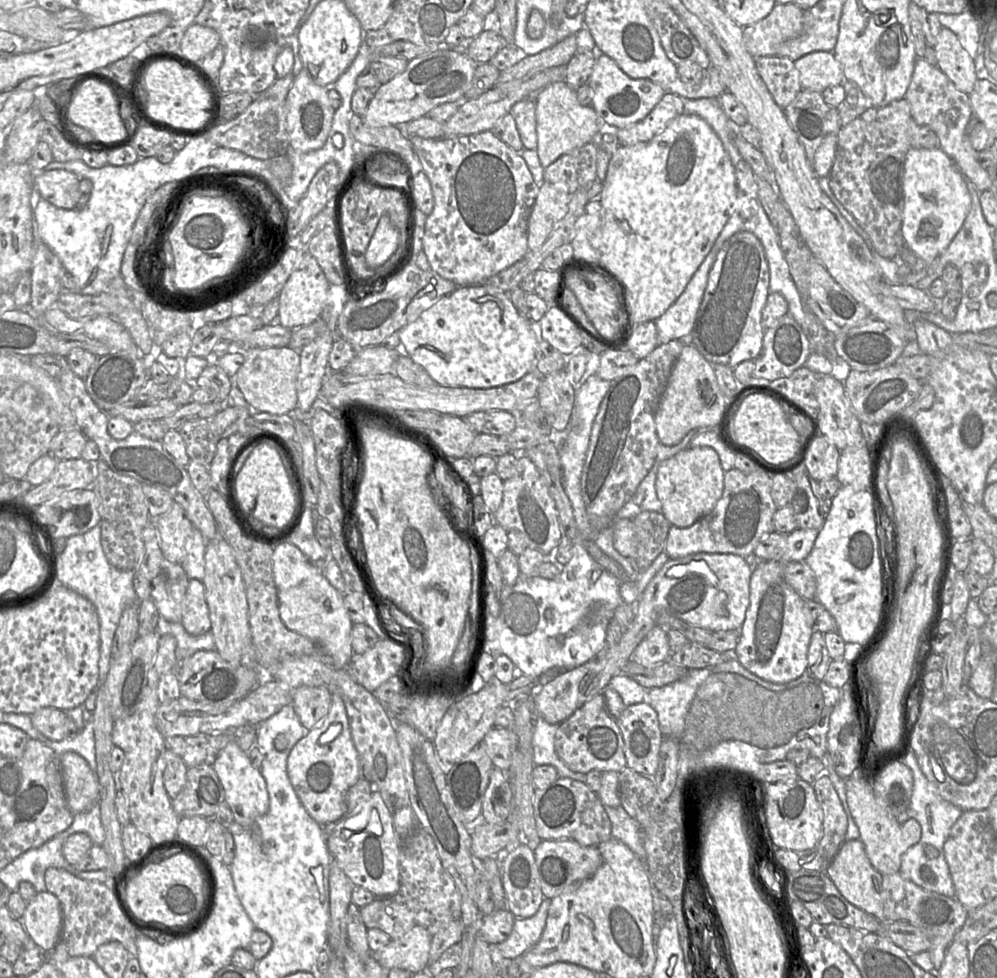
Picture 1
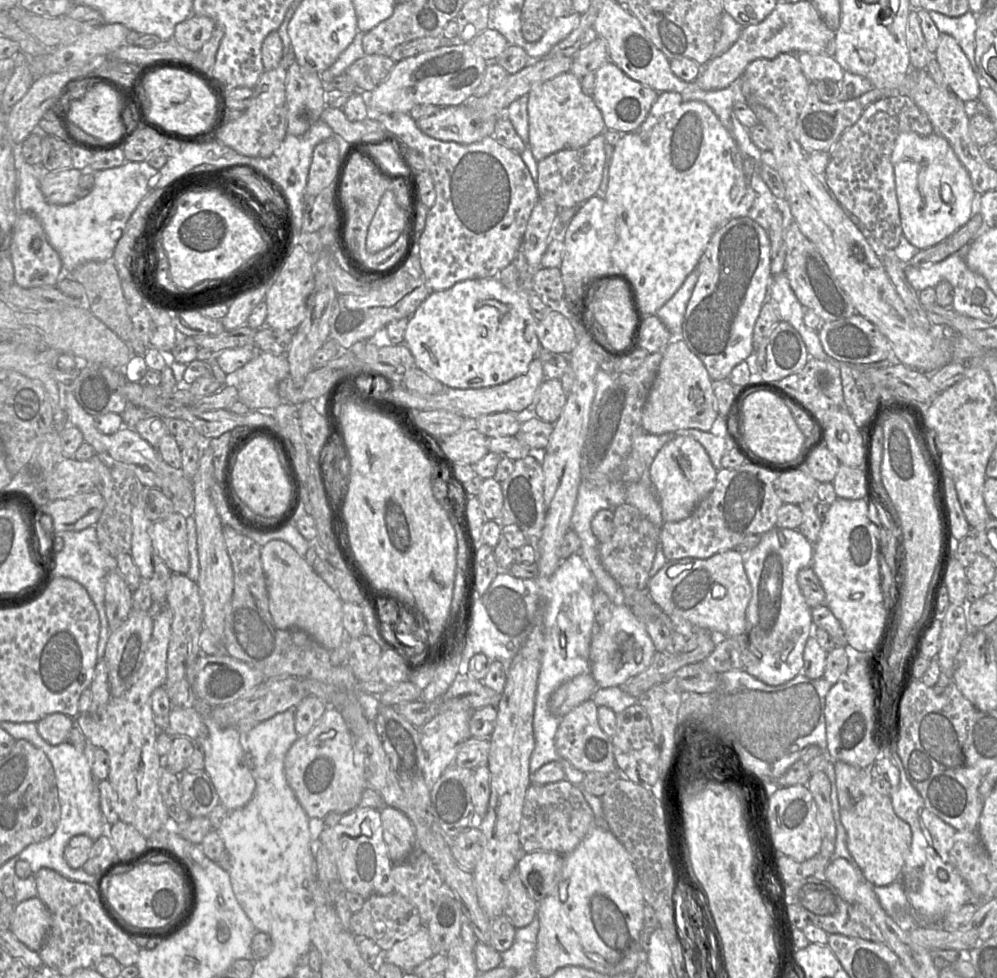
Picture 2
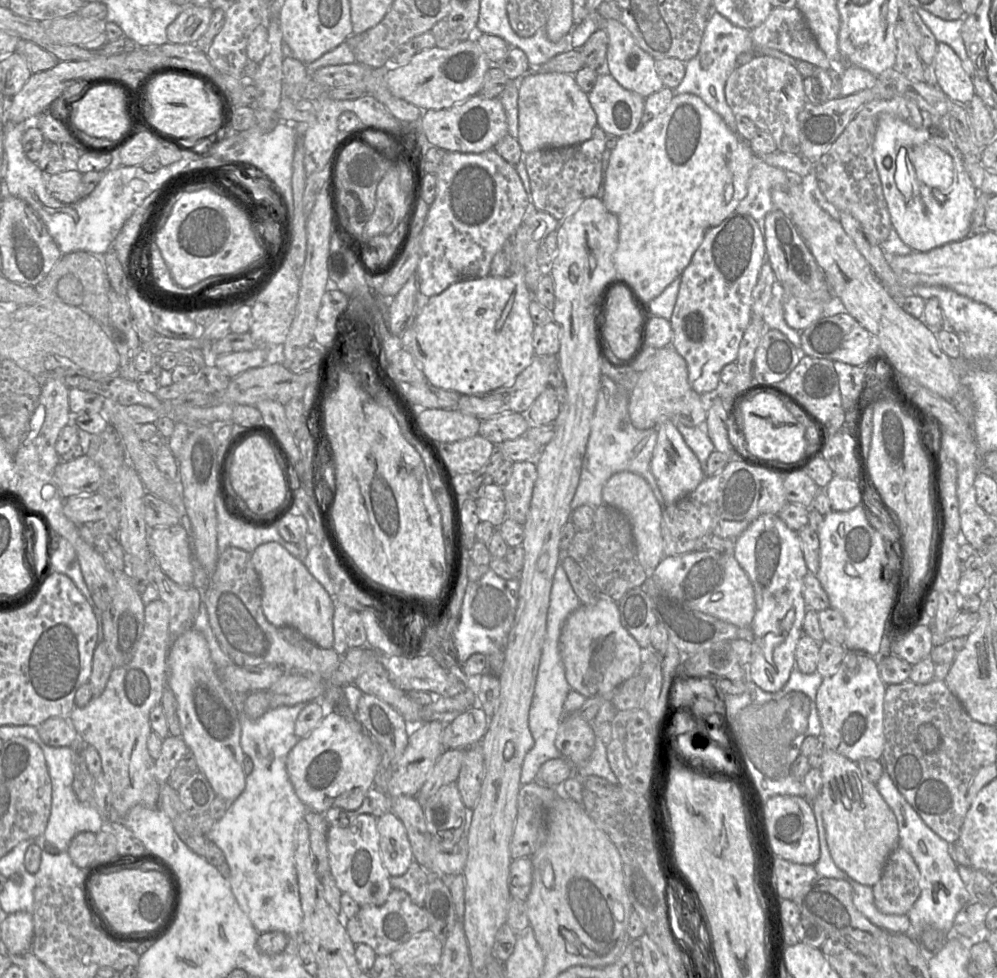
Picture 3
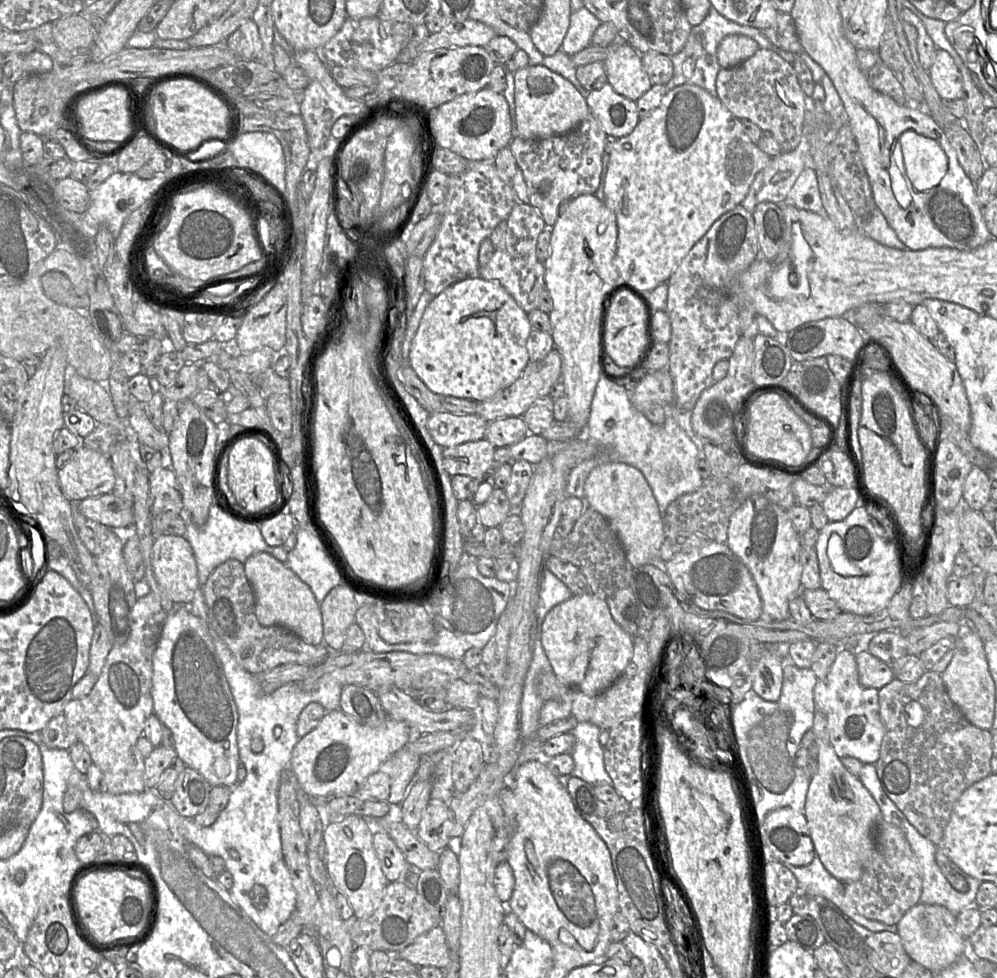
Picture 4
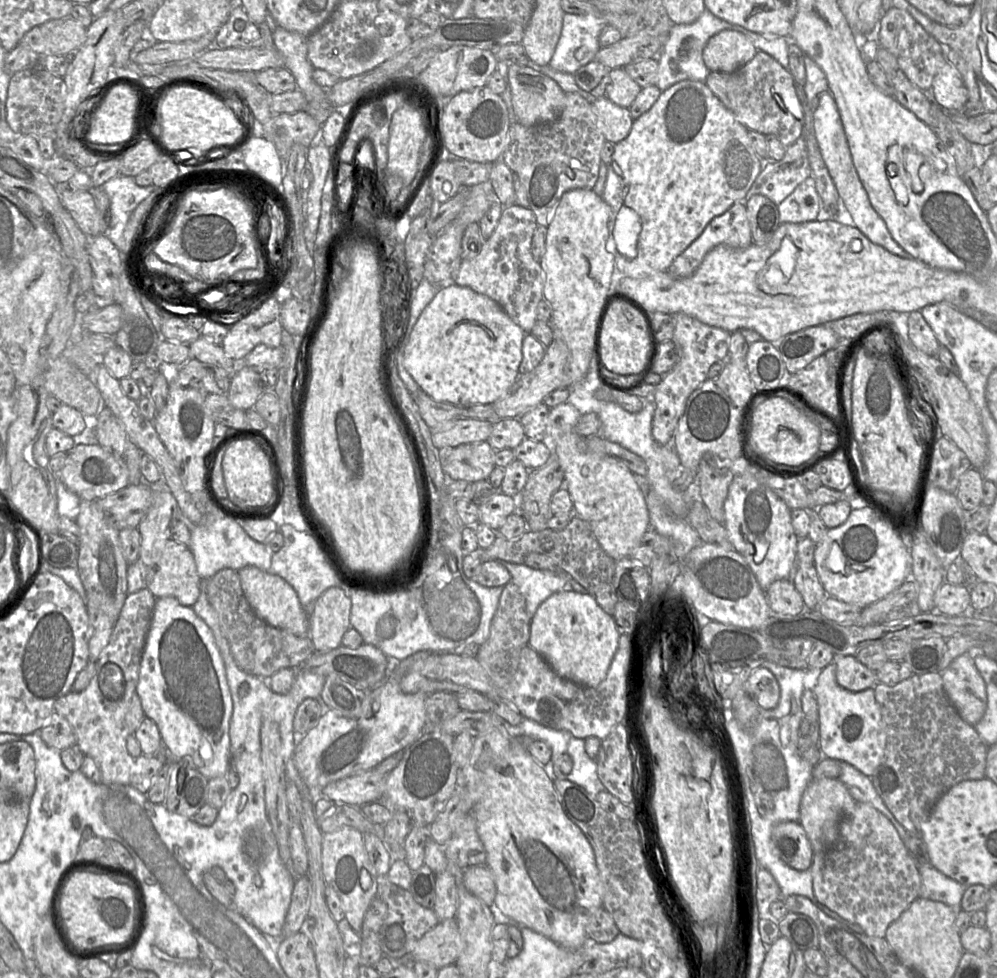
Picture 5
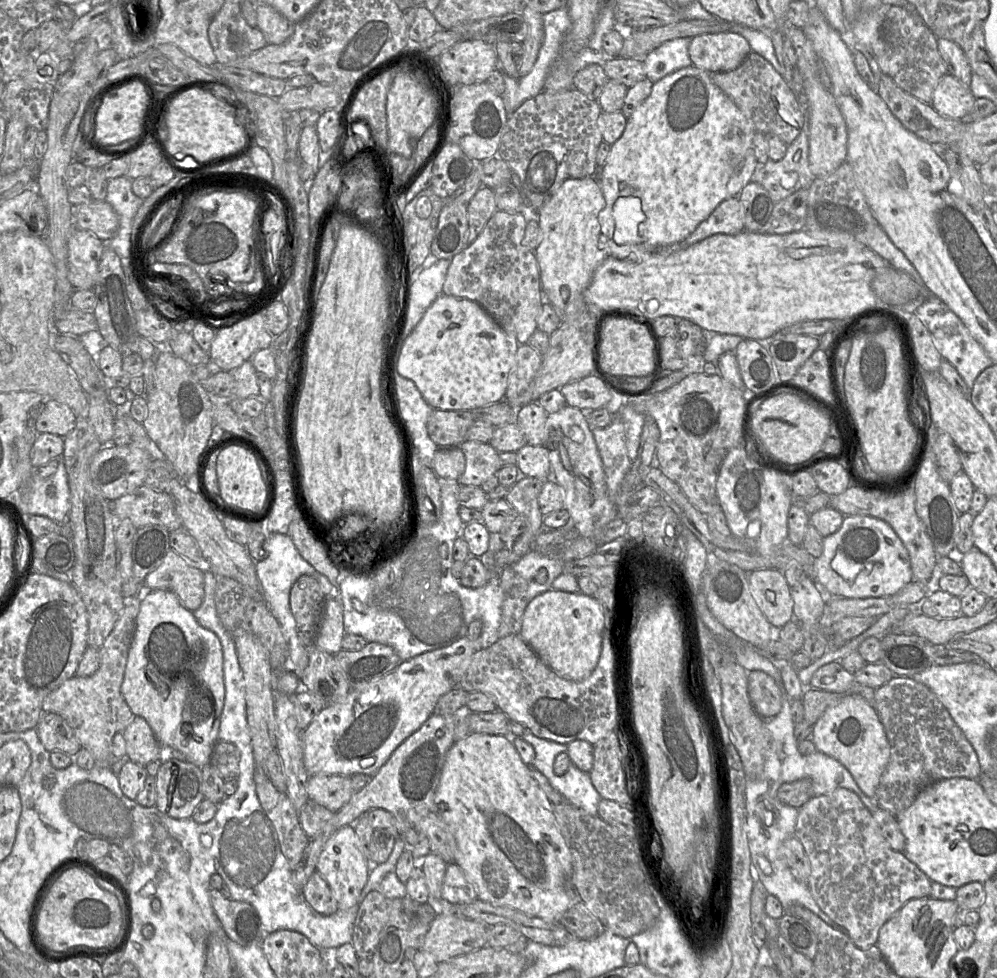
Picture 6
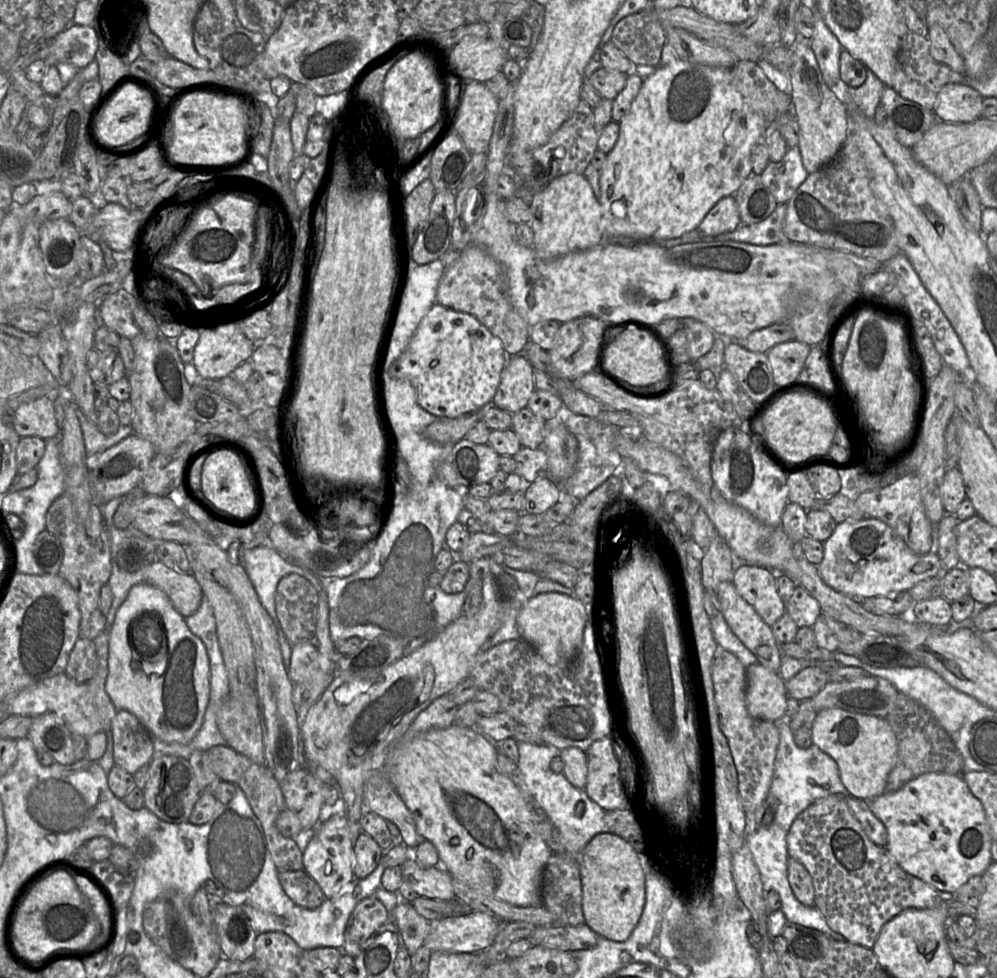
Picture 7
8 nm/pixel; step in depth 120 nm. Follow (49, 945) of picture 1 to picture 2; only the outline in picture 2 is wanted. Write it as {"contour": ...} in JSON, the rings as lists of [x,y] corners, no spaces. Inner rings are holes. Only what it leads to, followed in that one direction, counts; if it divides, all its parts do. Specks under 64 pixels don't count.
{"contour":[[[36,896],[15,904],[9,930],[30,950],[39,952],[51,924],[50,913]]]}

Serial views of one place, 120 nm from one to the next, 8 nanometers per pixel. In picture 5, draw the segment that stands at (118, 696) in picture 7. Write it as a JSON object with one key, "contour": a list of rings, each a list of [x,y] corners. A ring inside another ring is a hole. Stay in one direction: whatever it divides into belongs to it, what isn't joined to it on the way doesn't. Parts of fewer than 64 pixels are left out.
{"contour":[[[162,597],[156,600],[149,633],[141,659],[139,680],[136,690],[140,697],[145,716],[157,724],[162,741],[165,743],[169,754],[175,757],[176,761],[186,761],[208,779],[226,775],[227,771],[230,769],[231,742],[229,729],[233,714],[233,700],[226,678],[224,662],[216,645],[213,632],[208,625],[198,617],[192,607],[182,605],[173,597]]]}

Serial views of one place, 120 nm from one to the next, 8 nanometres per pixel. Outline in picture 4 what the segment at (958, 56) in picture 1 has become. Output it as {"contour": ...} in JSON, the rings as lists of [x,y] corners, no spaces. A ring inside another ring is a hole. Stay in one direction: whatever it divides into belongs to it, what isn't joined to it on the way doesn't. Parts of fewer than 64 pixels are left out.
{"contour":[[[937,50],[929,74],[934,87],[943,100],[965,99],[962,73],[947,51]]]}

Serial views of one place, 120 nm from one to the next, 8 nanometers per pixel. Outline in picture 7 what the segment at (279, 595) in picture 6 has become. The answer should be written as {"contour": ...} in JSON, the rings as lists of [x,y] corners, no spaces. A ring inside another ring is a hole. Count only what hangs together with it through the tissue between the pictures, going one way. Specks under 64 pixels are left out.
{"contour":[[[259,546],[253,549],[246,550],[242,560],[242,565],[244,566],[249,576],[249,579],[251,580],[255,588],[255,591],[262,606],[265,608],[265,610],[267,611],[268,615],[271,617],[275,625],[278,641],[280,644],[281,654],[283,657],[283,662],[288,670],[292,652],[292,644],[287,640],[286,636],[284,635],[284,632],[281,628],[280,622],[276,614],[275,594],[278,583],[282,579],[282,577],[286,575],[298,574],[307,579],[316,588],[316,590],[319,591],[323,587],[322,580],[319,577],[312,574],[311,572],[297,565],[294,565],[293,563],[288,561],[284,556],[282,556],[279,552],[277,552],[275,549],[267,546]]]}

